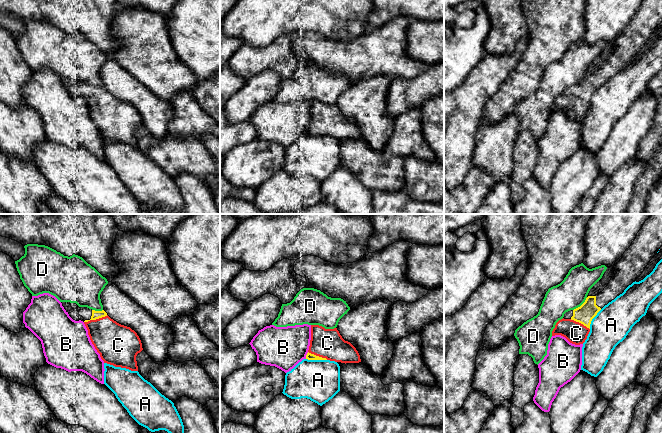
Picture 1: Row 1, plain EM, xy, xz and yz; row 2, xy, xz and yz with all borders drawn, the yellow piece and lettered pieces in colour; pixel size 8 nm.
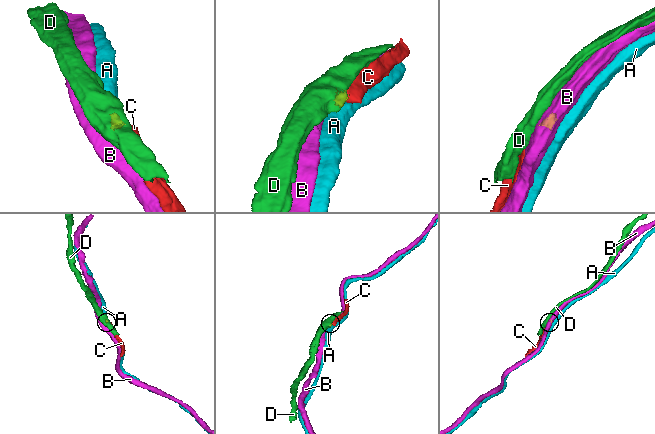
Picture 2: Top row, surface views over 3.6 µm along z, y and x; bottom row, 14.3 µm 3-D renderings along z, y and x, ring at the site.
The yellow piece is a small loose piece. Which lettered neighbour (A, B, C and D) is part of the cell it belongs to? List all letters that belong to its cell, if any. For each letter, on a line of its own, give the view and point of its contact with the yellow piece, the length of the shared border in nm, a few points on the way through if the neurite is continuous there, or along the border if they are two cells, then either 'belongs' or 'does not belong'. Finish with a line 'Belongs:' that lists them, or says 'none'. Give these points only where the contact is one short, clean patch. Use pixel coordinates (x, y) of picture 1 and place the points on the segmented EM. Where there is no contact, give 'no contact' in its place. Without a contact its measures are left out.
A: contact xz (316, 359); length 170 nm; border xz (306, 358), (326, 360); does not belong
B: contact xz (306, 355); length 60 nm; does not belong
C: contact xy (95, 319); length 200 nm; belongs
D: contact yz (581, 305); length 160 nm; does not belong
Belongs: C

